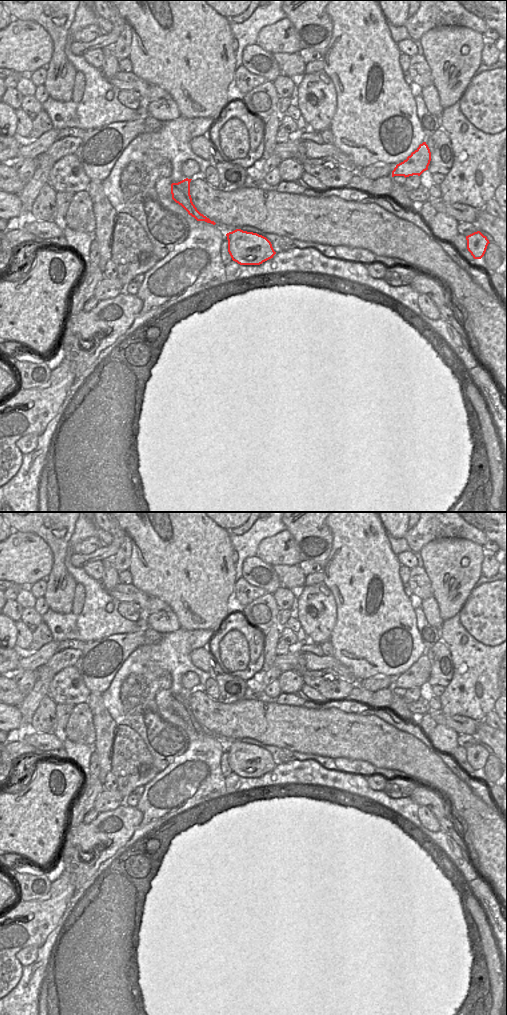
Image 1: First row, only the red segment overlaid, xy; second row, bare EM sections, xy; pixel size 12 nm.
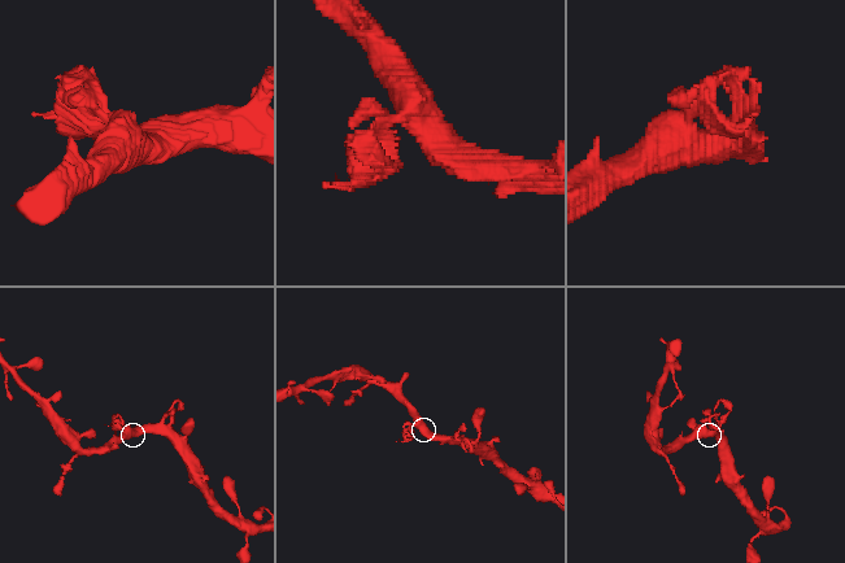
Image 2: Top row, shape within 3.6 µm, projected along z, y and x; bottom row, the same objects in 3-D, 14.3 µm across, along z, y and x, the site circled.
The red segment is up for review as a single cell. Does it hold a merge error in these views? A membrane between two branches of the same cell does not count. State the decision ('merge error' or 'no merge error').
no merge error

